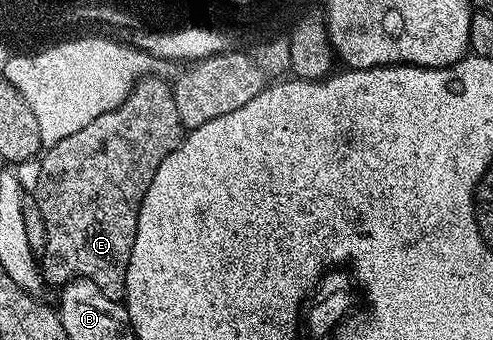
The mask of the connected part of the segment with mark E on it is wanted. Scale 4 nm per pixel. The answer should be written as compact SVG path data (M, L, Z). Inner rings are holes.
M150 76L145 80L134 83L134 89L130 95L119 104L112 112L104 112L104 116L96 116L92 124L80 128L80 132L72 132L72 136L64 136L55 146L45 147L44 153L40 158L40 176L38 177L38 189L36 197L40 204L40 216L44 216L44 228L48 232L48 244L46 251L40 255L40 269L43 279L50 282L55 288L61 288L74 278L87 278L96 284L112 300L122 302L126 297L126 273L128 272L128 260L132 256L132 244L136 236L136 224L138 223L138 213L140 204L148 192L148 184L152 184L152 176L156 176L156 168L164 164L164 156L168 156L174 151L183 140L184 127L180 120L180 112L176 112L176 100L171 83L162 76Z

